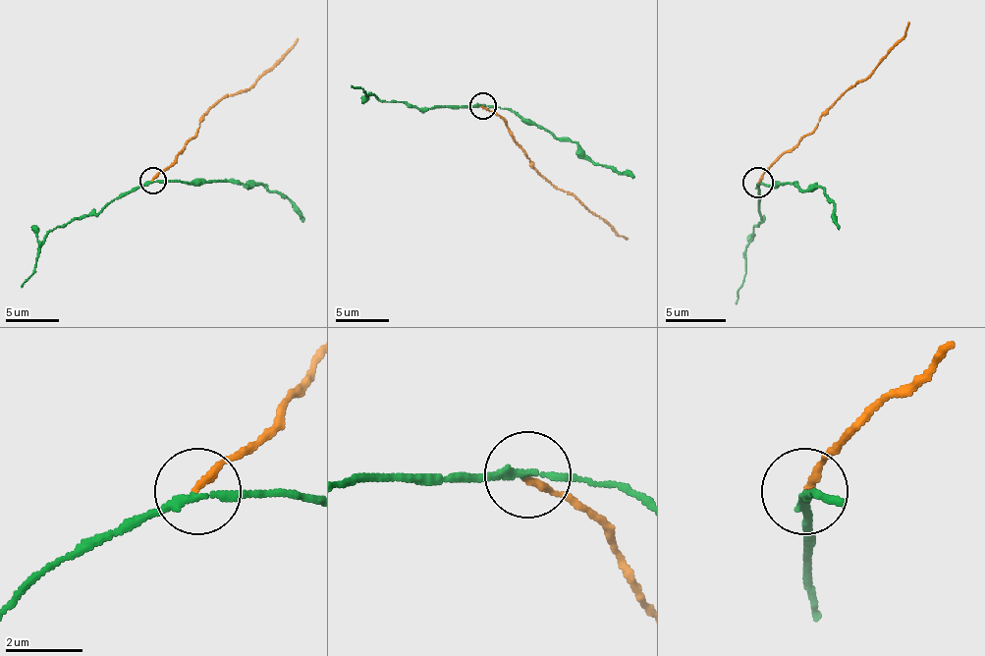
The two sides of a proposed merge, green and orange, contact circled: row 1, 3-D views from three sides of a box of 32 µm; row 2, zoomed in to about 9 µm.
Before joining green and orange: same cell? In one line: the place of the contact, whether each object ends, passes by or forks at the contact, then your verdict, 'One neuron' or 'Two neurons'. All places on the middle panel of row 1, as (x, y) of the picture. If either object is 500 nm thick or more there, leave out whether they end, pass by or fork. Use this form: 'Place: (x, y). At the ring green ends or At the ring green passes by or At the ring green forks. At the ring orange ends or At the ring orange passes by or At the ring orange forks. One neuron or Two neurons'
Place: (482, 105). At the ring green passes by. At the ring orange ends. Two neurons

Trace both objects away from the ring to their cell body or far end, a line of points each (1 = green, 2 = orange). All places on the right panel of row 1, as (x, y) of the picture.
1: (757, 183), (793, 183), (802, 190), (818, 187), (833, 204), (836, 229)
2: (757, 183), (779, 159), (799, 143), (836, 98), (860, 82), (909, 22)

